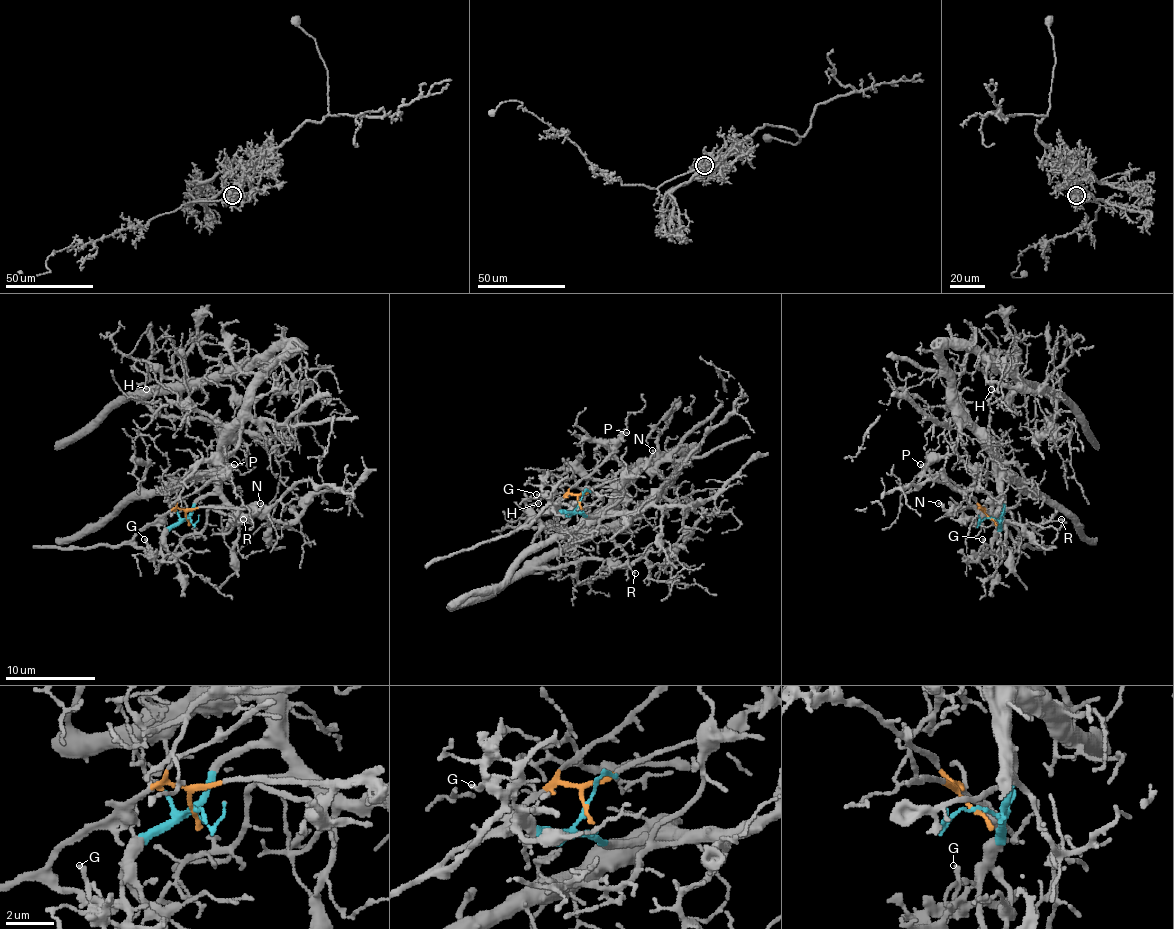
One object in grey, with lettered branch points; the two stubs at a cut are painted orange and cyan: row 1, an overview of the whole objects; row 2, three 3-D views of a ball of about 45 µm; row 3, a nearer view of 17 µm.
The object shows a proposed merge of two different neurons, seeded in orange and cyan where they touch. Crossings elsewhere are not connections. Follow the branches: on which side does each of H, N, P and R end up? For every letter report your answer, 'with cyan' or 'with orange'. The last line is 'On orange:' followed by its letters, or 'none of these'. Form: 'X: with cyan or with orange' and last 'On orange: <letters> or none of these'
H: with cyan
N: with orange
P: with orange
R: with cyan
On orange: N, P

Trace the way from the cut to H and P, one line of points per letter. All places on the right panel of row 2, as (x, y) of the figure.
H: (991, 518), (991, 439), (958, 401), (944, 347), (1018, 383), (1012, 358), (991, 390)
P: (991, 518), (949, 480), (933, 477), (920, 464)

